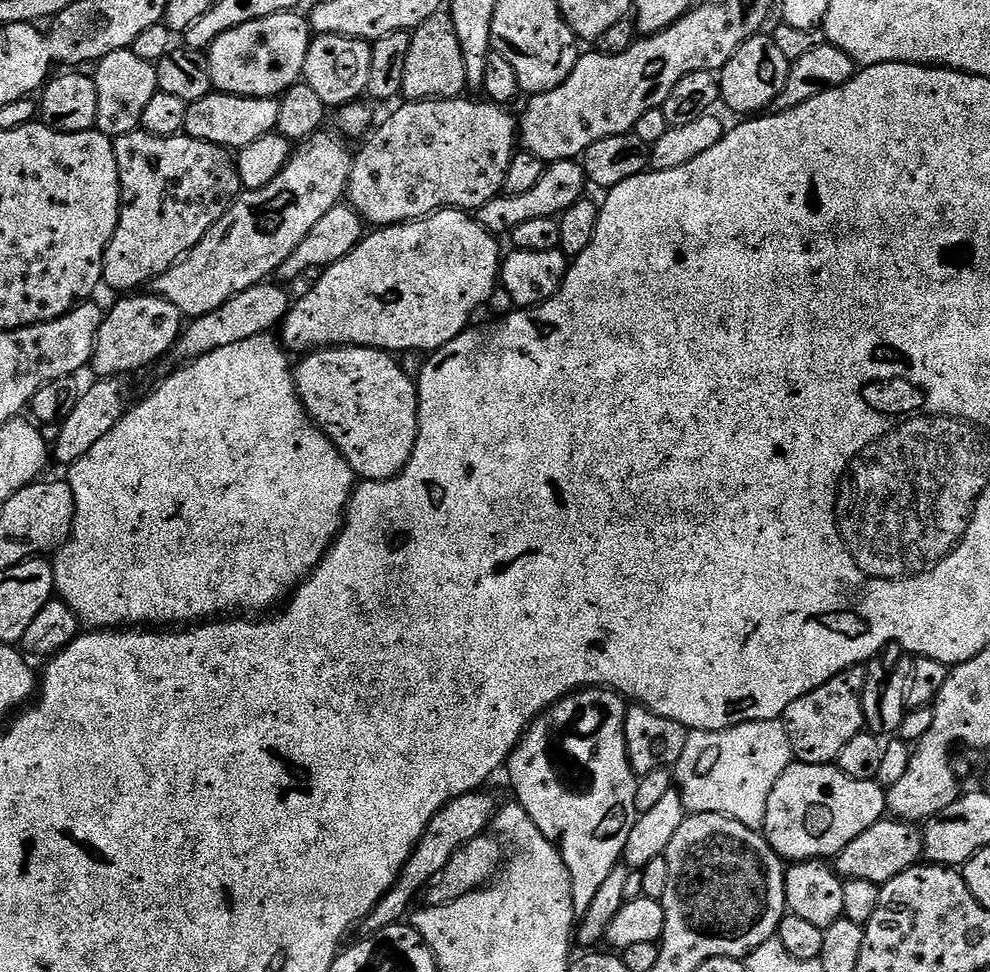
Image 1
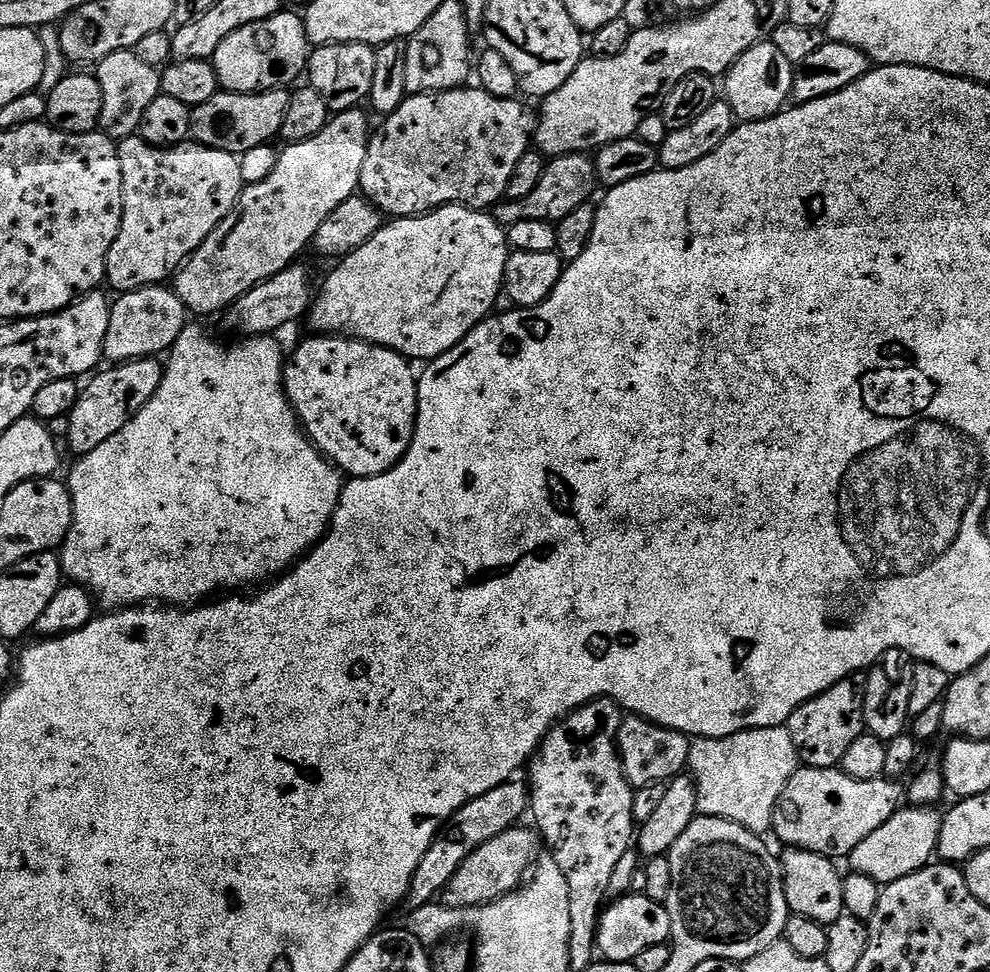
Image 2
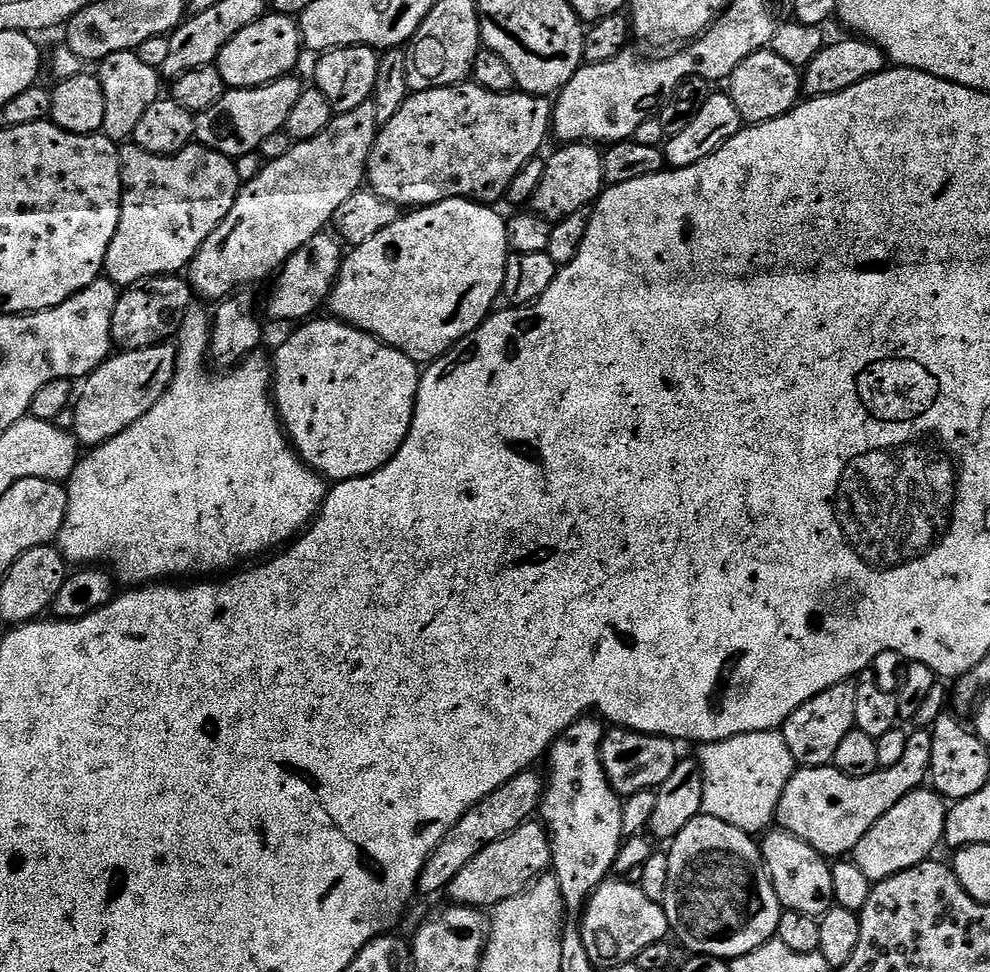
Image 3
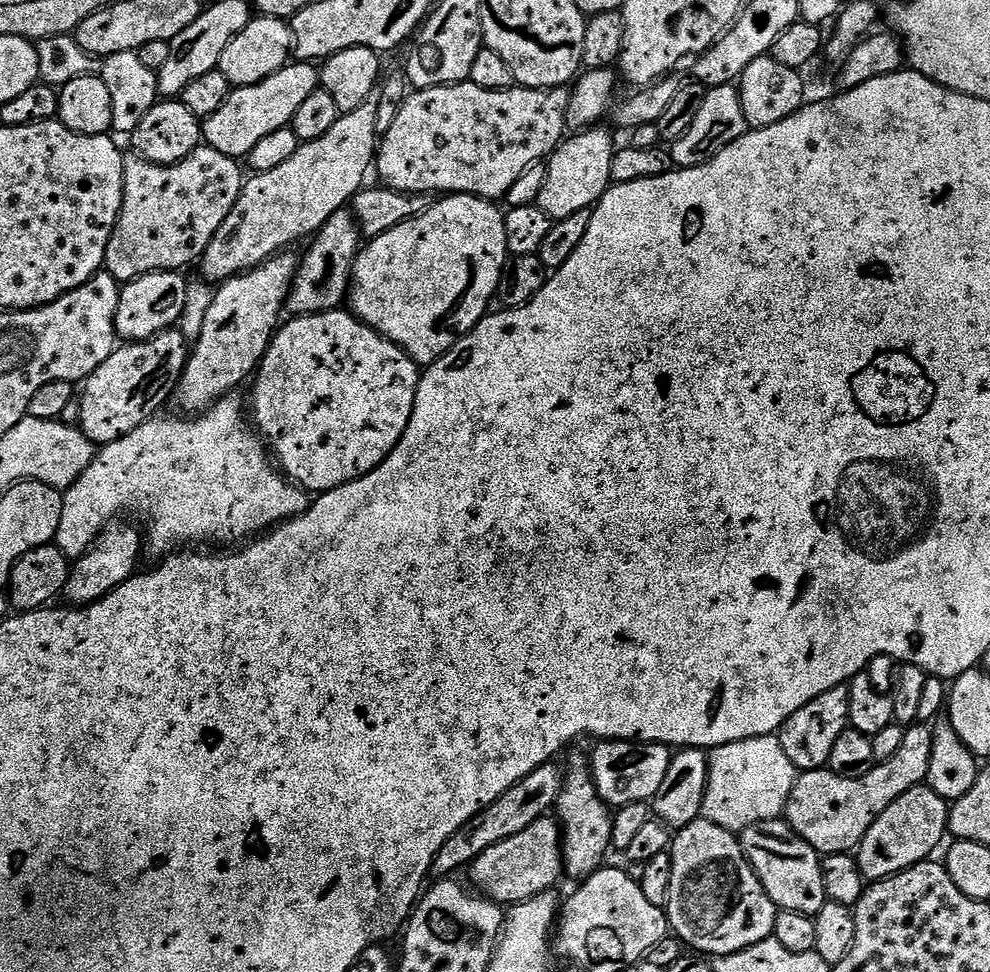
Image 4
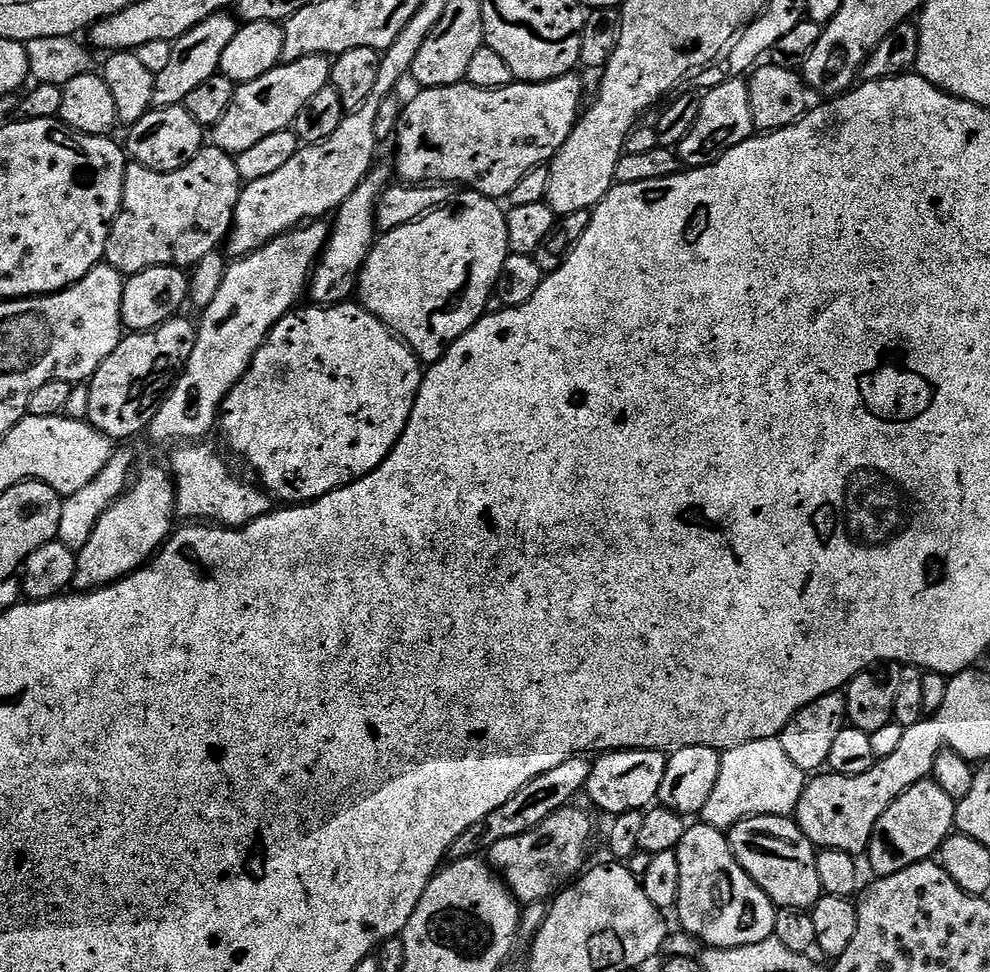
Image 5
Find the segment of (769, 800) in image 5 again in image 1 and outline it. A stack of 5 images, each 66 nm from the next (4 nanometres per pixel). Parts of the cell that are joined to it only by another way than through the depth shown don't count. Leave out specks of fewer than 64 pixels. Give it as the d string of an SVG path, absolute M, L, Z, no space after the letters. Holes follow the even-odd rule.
M783 719L746 722L717 732L689 731L686 750L674 766L674 780L685 813L722 814L760 832L774 782L794 763Z

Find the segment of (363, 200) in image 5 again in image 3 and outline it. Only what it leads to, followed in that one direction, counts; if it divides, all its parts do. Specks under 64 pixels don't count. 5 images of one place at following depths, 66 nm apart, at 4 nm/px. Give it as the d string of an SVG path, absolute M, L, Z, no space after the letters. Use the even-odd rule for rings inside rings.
M325 230L319 232L306 246L302 246L279 269L280 281L268 296L268 316L272 320L296 320L304 322L315 317L320 307L329 303L332 287L340 273L342 241L339 235Z

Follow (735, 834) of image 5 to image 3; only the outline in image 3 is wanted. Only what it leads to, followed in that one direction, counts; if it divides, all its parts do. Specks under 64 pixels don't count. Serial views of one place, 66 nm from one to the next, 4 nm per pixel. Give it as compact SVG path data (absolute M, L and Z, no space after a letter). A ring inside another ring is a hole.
M783 830L769 831L764 838L764 867L768 869L781 909L819 918L834 907L832 864L822 853L802 842L802 838Z

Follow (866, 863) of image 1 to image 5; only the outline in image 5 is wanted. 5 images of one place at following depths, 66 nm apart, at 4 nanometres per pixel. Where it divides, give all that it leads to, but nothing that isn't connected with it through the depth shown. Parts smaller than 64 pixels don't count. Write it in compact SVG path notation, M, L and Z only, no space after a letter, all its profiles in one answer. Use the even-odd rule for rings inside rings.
M932 778L920 780L910 790L906 790L893 804L886 814L878 818L868 843L866 859L870 867L876 871L877 877L898 874L898 870L906 870L906 866L914 866L923 860L932 860L939 853L944 841L953 835L956 823L957 801L952 800Z

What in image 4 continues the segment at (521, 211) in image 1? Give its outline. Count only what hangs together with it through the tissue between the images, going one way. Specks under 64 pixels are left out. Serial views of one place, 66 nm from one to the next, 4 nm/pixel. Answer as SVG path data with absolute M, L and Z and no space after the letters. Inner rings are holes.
M589 126L572 135L546 160L546 182L542 182L538 207L554 222L570 218L570 214L578 214L578 210L595 208L613 185L610 166L618 148L612 145L611 134L604 126Z

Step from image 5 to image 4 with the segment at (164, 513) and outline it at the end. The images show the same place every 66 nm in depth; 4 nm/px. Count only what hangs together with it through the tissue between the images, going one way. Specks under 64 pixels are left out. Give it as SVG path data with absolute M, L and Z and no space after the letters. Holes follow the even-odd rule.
M109 522L104 525L104 531L92 542L91 548L81 556L75 557L69 567L66 586L62 596L69 605L87 606L106 598L122 582L126 582L137 571L136 563L140 560L140 544L142 548L142 532L139 527L124 522Z

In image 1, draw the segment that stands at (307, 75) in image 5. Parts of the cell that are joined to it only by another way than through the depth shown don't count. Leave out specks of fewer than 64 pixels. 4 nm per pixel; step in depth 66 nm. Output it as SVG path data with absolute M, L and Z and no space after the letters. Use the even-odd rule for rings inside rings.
M213 90L206 98L198 98L189 104L183 135L229 150L239 150L276 132L279 105L279 99L270 96L231 96L229 92Z

